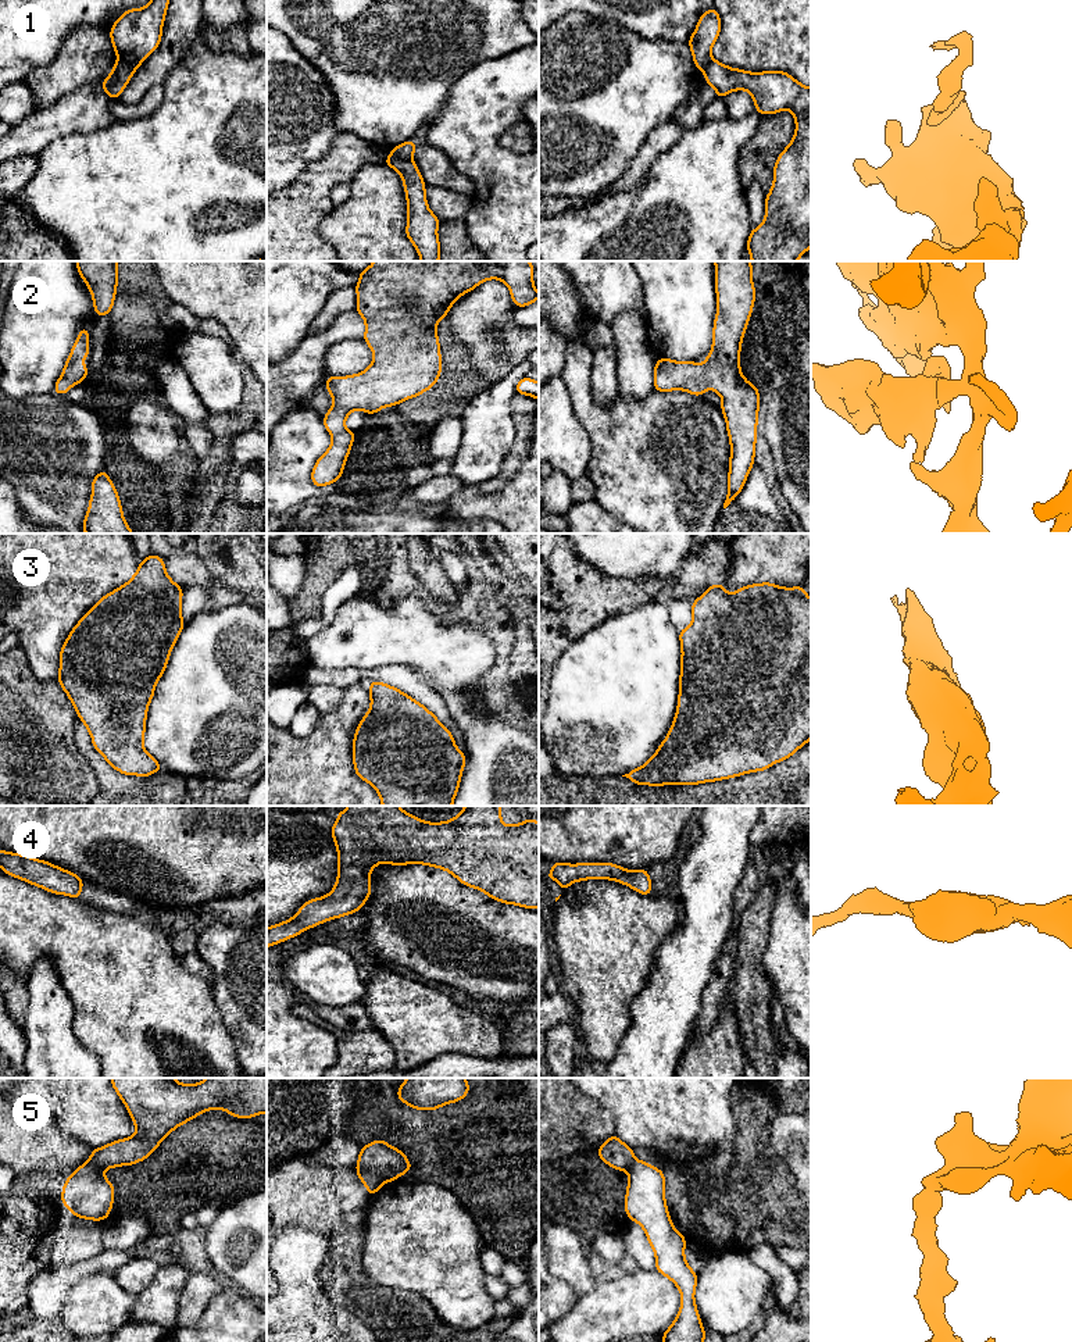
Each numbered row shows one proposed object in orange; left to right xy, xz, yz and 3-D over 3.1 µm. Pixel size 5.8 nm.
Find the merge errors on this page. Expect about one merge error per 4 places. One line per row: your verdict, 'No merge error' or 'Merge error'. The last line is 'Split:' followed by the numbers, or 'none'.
1: Merge error
2: No merge error
3: No merge error
4: No merge error
5: Merge error
Split: 1, 5

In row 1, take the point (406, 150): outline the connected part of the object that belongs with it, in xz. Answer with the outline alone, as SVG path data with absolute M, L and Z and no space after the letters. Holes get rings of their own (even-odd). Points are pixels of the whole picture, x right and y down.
M407 140L396 146L390 153L403 160L412 160L417 146L418 144L414 143L412 140Z

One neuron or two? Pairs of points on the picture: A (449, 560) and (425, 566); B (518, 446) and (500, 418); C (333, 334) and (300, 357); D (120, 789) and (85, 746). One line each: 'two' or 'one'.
A: two
B: two
C: one
D: one

